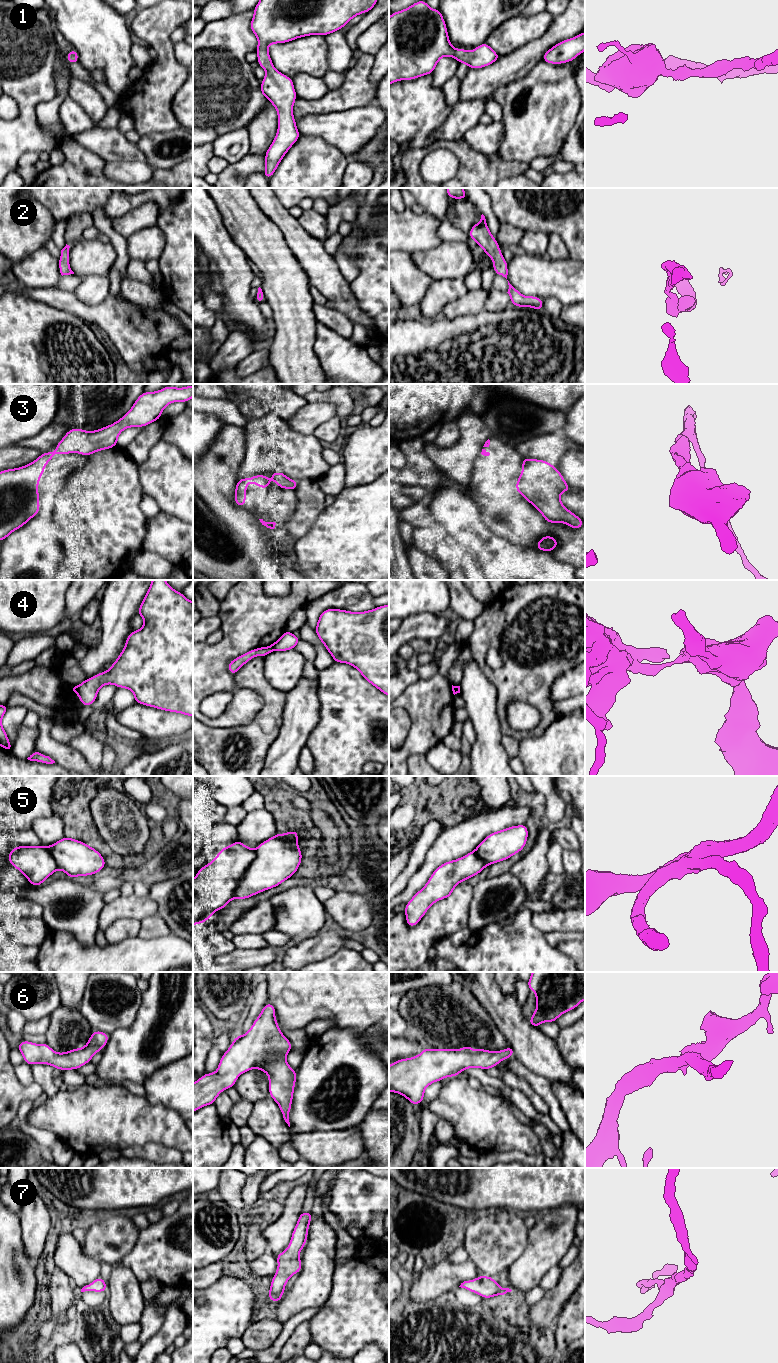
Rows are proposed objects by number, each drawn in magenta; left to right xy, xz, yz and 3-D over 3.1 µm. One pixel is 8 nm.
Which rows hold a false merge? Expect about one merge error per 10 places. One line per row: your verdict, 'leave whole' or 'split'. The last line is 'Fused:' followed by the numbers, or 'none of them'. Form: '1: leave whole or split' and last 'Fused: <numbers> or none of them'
1: leave whole
2: leave whole
3: leave whole
4: split
5: leave whole
6: leave whole
7: leave whole
Fused: 4

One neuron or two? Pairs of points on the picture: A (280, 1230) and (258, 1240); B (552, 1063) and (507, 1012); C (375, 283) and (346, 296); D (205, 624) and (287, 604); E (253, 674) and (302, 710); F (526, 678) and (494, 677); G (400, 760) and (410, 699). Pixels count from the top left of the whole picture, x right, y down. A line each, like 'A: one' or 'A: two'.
A: one
B: one
C: two
D: two
E: two
F: one
G: one

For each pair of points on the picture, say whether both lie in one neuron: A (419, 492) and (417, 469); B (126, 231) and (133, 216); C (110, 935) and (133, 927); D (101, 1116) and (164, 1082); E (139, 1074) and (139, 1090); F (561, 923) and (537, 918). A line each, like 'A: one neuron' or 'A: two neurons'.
A: two neurons
B: one neuron
C: one neuron
D: two neurons
E: two neurons
F: one neuron

